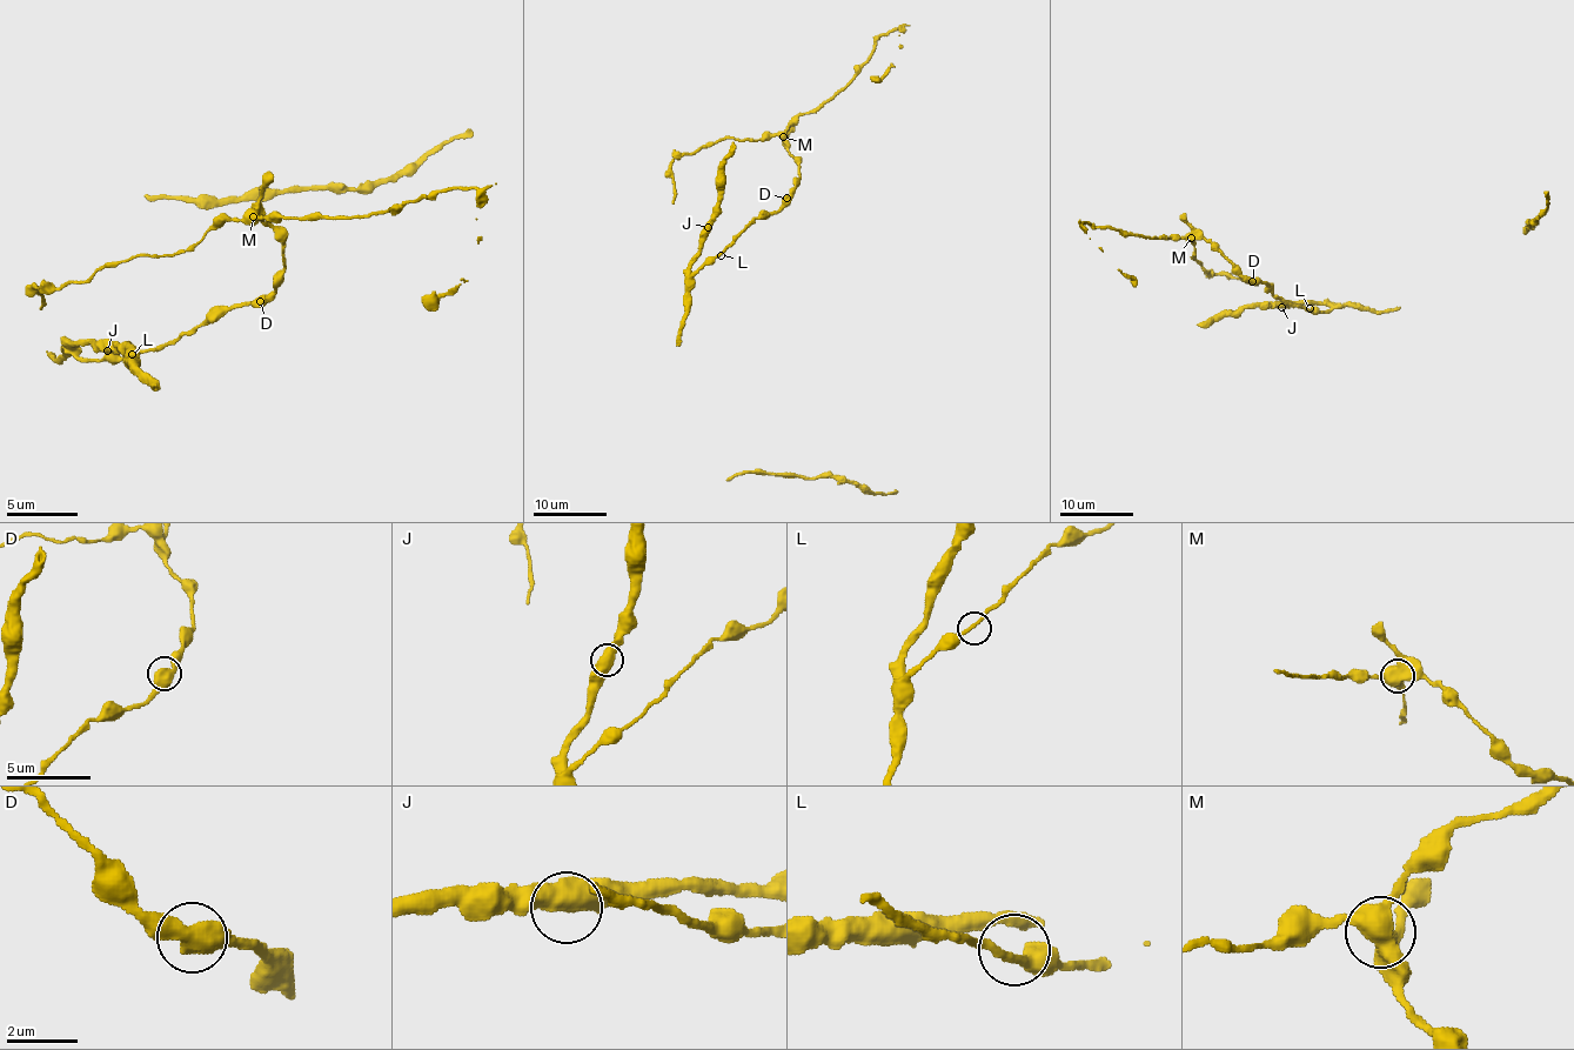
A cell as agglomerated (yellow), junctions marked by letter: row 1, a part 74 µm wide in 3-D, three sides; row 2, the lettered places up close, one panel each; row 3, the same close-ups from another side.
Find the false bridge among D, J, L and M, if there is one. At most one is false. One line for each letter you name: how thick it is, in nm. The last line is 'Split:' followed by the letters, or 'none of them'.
M: 550 nm
Split: M

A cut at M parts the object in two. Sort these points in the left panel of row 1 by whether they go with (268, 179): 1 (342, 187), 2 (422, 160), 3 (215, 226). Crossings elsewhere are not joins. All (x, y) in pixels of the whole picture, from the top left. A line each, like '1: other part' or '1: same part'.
1: same part
2: same part
3: other part

